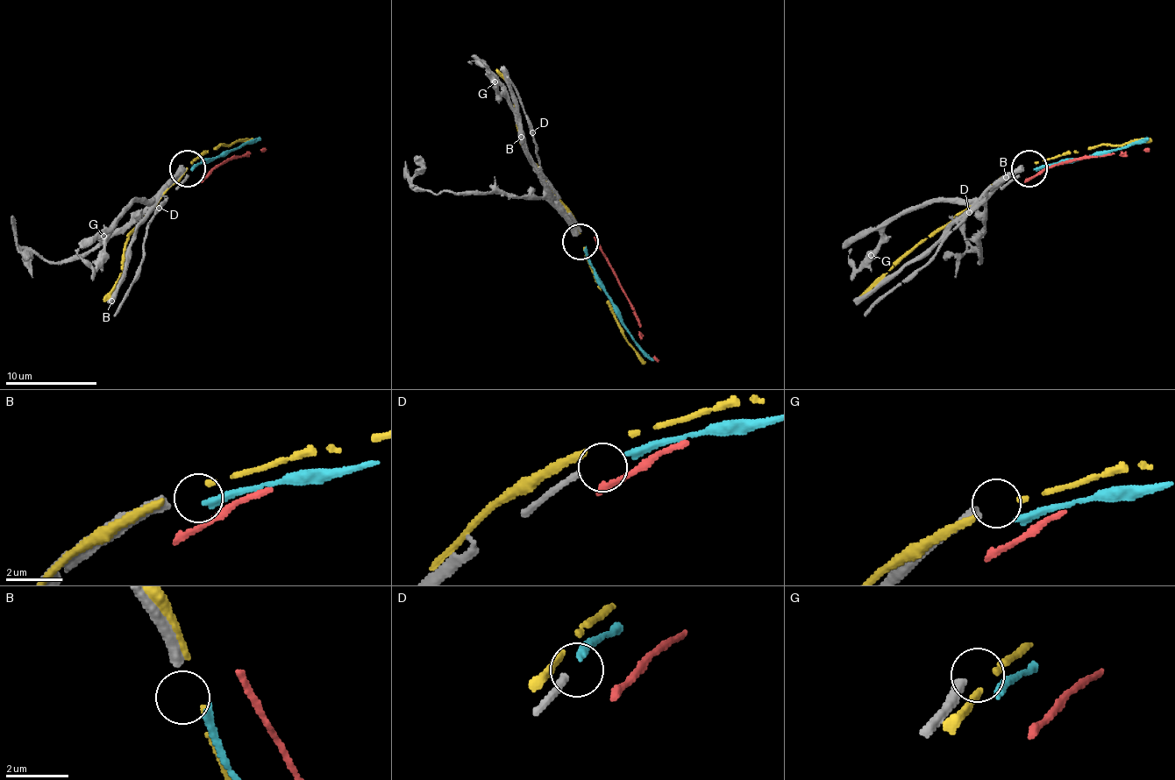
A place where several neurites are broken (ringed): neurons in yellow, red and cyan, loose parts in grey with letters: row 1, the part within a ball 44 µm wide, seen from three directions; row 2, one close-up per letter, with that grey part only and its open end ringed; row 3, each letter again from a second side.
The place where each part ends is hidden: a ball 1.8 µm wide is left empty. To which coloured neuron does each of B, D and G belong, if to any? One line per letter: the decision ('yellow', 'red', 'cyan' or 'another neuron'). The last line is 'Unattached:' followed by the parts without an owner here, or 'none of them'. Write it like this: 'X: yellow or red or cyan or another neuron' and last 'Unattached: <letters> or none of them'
B: another neuron
D: another neuron
G: another neuron
Unattached: B, D, G

